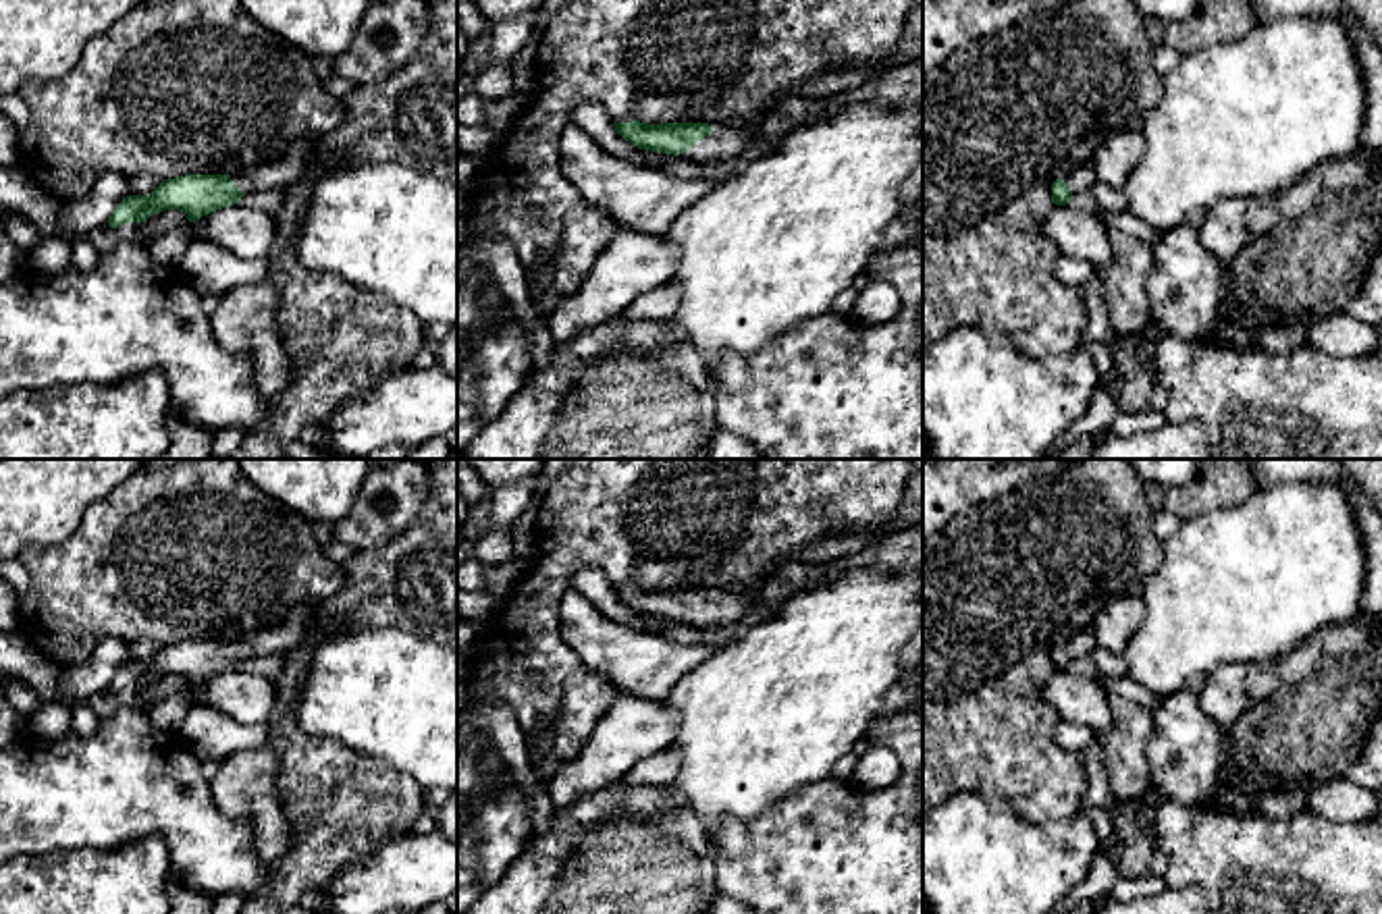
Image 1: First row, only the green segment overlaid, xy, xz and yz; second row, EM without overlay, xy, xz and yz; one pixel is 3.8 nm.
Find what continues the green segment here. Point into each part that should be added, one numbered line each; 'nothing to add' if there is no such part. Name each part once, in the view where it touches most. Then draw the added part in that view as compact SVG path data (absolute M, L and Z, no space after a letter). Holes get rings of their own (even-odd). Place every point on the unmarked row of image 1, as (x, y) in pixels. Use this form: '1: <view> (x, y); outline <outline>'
1: xz (724, 611); outline M719 590L711 592L713 598L680 619L680 623L696 629L713 629L734 636L740 623L756 607L756 594L732 594Z

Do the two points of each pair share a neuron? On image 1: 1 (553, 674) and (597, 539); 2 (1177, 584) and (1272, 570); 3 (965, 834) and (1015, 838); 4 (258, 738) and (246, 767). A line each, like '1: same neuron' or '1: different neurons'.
1: same neuron
2: same neuron
3: same neuron
4: different neurons

